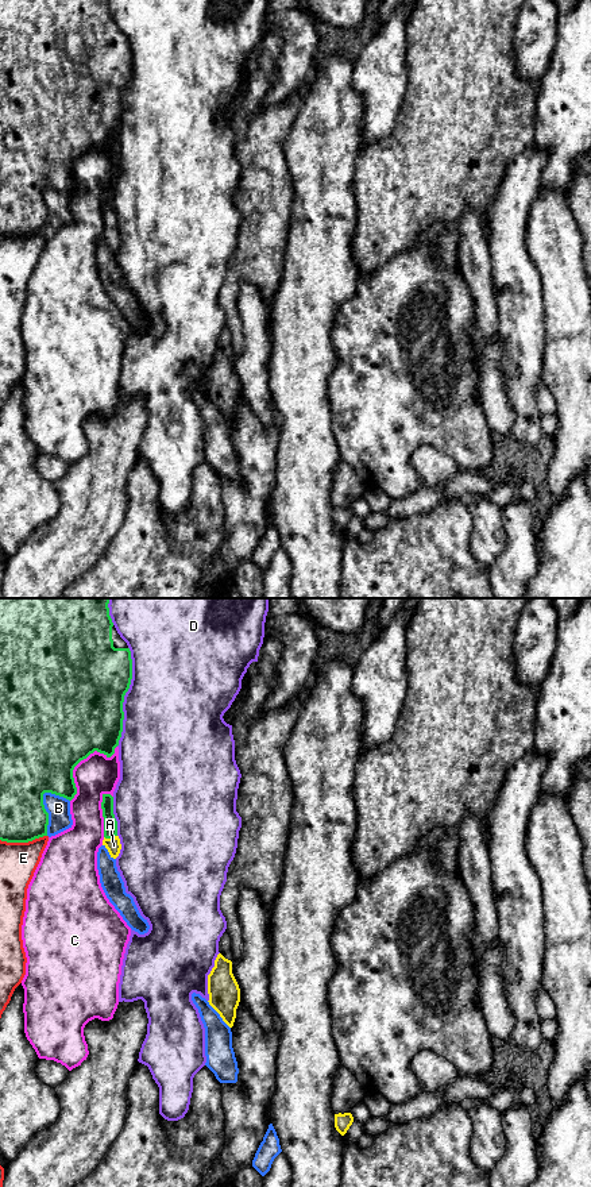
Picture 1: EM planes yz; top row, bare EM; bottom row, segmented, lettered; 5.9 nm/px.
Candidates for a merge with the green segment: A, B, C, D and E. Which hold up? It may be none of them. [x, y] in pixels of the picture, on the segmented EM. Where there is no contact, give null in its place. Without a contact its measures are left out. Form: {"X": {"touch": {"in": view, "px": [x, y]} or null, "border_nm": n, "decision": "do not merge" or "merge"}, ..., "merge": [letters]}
{"A": {"touch": {"in": "yz", "px": [109, 837]}, "border_nm": 80, "decision": "merge"}, "B": {"touch": {"in": "yz", "px": [46, 812]}, "border_nm": 260, "decision": "do not merge"}, "C": {"touch": {"in": "yz", "px": [80, 760]}, "border_nm": 440, "decision": "do not merge"}, "D": {"touch": {"in": "yz", "px": [123, 697]}, "border_nm": 600, "decision": "do not merge"}, "E": {"touch": {"in": "yz", "px": [23, 841]}, "border_nm": 280, "decision": "do not merge"}, "merge": ["A"]}

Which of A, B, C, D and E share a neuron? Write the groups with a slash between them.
A / B / C / D / E

